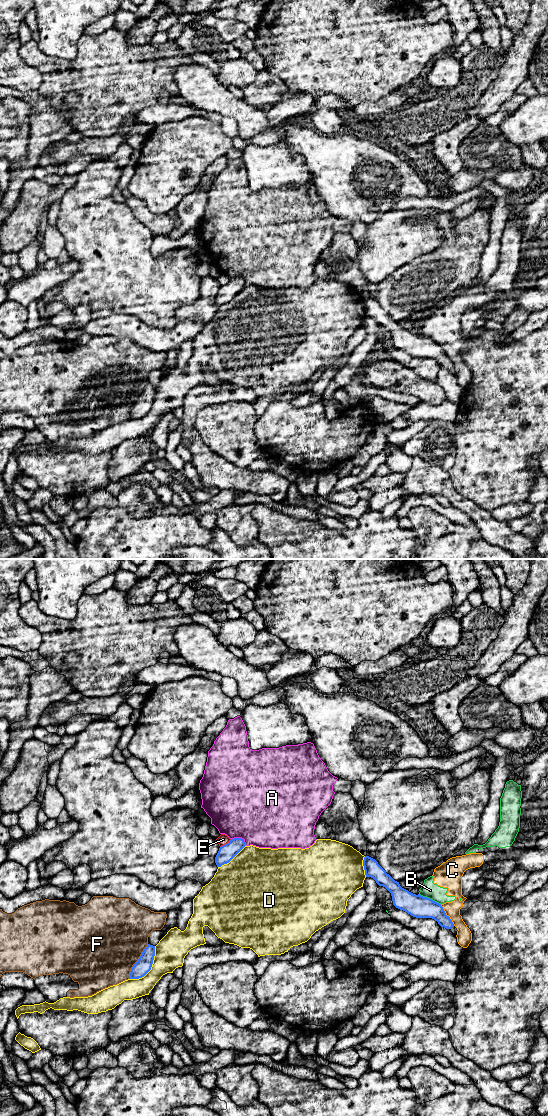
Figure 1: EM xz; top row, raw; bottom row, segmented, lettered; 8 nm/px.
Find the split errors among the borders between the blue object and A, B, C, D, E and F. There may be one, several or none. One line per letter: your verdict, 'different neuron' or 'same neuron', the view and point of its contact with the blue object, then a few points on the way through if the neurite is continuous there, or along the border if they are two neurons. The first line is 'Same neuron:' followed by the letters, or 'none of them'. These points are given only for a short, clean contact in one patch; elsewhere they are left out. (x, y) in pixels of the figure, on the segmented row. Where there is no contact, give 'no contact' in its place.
Same neuron: none of them
A: different neuron; contact xz (240, 838)
B: different neuron; contact xz (429, 898); border xz (418, 894), (429, 897), (440, 904)
C: different neuron; contact xz (446, 915); border xz (440, 904), (454, 925)
D: different neuron; contact xz (150, 968)
E: different neuron; contact xz (225, 844)
F: different neuron; contact xz (137, 961)

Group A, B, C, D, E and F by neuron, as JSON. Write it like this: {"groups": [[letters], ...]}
{"groups": [["A"], ["B", "C"], ["D"], ["E"], ["F"]]}

